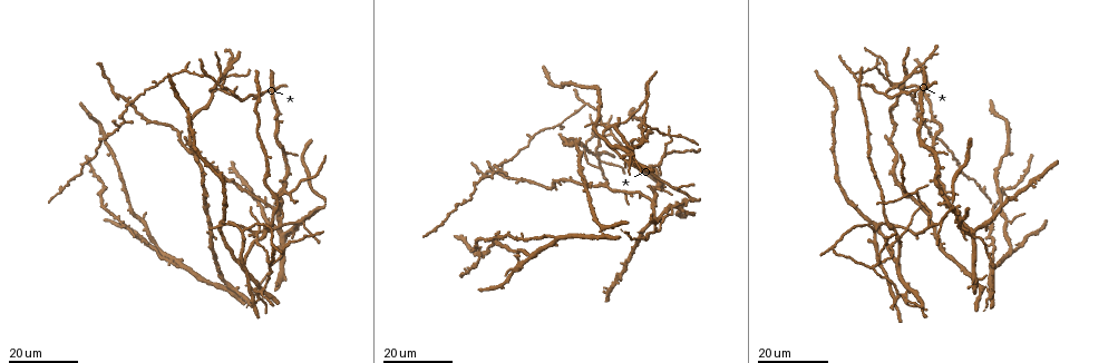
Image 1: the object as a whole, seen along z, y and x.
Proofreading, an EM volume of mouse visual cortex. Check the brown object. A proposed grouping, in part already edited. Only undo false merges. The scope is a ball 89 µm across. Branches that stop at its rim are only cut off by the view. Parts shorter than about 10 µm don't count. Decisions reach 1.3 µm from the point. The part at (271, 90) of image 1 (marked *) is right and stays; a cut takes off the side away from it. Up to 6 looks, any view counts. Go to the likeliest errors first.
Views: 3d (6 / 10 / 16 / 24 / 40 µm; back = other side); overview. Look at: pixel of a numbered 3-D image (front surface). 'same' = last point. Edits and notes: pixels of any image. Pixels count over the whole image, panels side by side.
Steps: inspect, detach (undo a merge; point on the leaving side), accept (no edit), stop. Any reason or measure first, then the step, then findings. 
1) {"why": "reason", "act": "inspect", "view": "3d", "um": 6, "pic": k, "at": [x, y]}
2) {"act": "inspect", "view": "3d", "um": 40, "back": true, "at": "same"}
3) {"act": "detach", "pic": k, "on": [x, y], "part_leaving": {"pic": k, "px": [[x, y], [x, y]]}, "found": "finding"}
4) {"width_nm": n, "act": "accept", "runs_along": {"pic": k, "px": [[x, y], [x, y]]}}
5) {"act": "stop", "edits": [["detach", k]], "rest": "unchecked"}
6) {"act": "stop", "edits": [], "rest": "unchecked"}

{"act": "inspect", "view": "3d", "um": 16, "pic": 1, "at": [260, 237]}

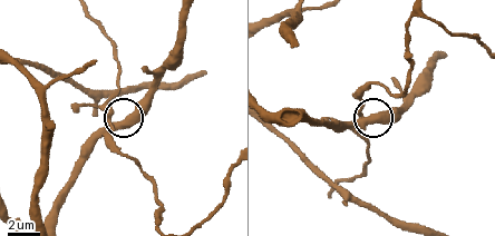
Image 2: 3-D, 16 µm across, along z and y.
{"act": "inspect", "view": "3d", "um": 10, "pic": 2, "at": [114, 122]}

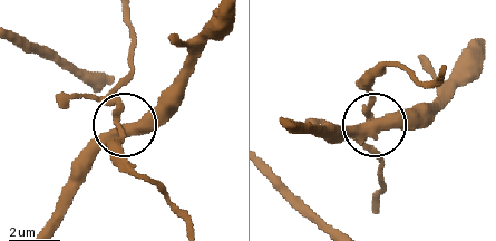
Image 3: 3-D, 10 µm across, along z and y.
{"side_arm_um": 35, "act": "accept", "runs_along": {"pic": 3, "px": [[287, 121], [368, 125], [368, 79], [378, 63]]}, "found": "all the same neuron"}

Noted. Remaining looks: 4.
{"why": "four arms meet", "act": "inspect", "view": "3d", "um": 16, "pic": 1, "at": [872, 266]}

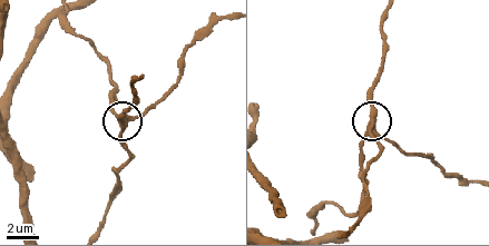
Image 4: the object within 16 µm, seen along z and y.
{"act": "inspect", "view": "3d", "um": 6, "at": "same"}

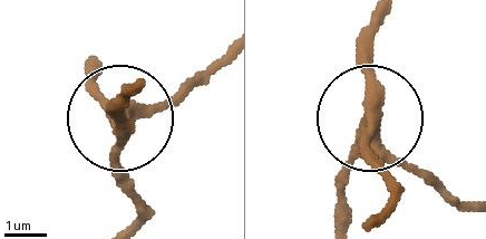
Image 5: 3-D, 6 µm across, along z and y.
{"arms": 4, "act": "accept", "found": "one neuron here"}

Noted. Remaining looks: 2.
{"why": "thin arm on a thick one", "act": "inspect", "view": "3d", "um": 16, "pic": 1, "at": [209, 92]}

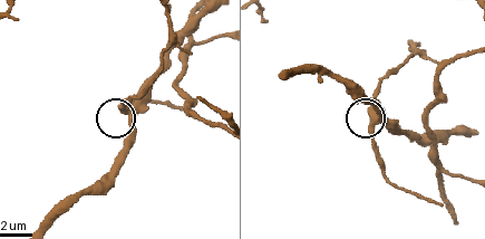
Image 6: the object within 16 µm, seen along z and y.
{"act": "inspect", "view": "3d", "um": 6, "pic": 6, "at": [376, 117]}

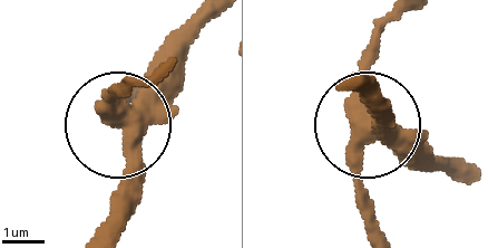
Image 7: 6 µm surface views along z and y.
{"arms": 4, "act": "accept", "found": "one neuron here"}

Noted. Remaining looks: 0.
{"act": "stop", "edits": [], "rest": "unchecked"}

